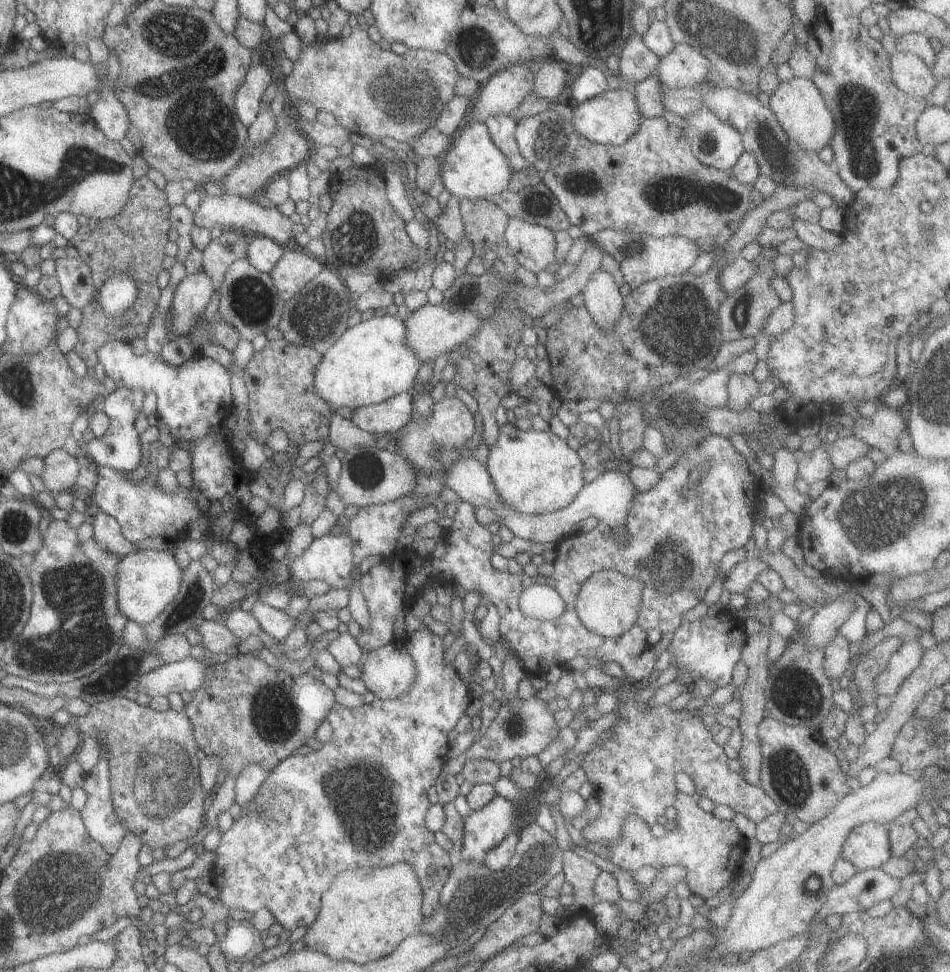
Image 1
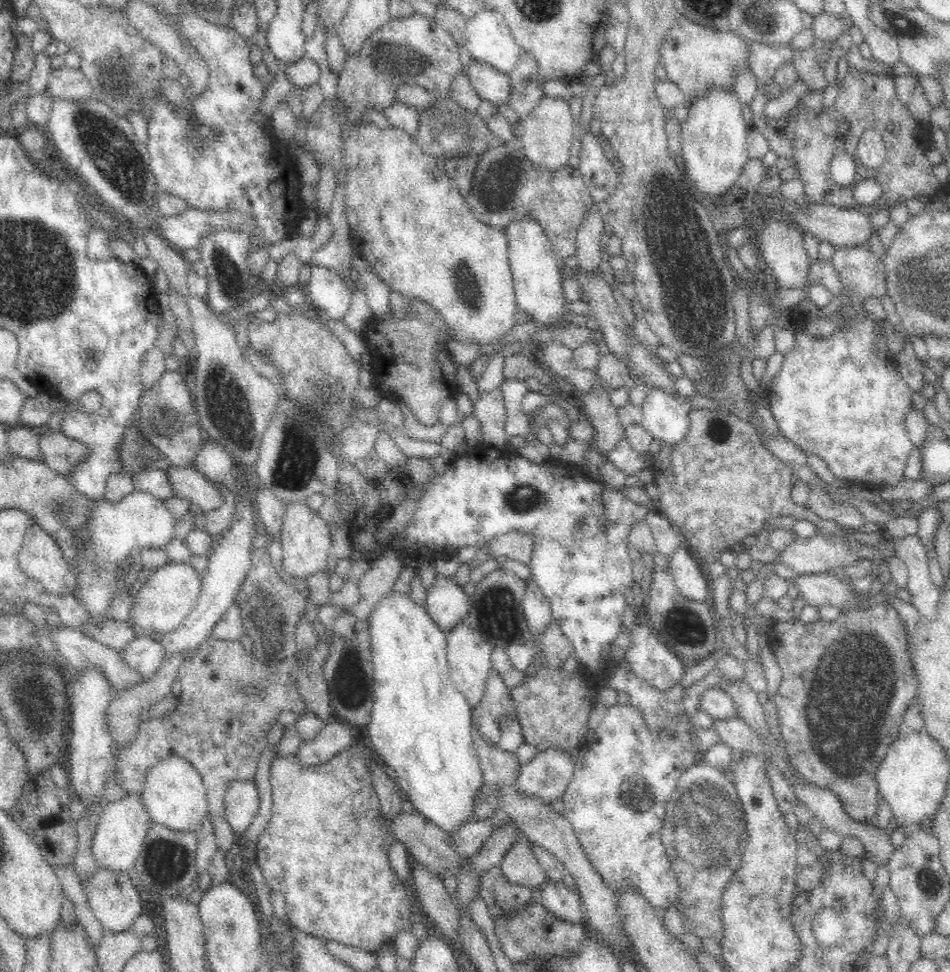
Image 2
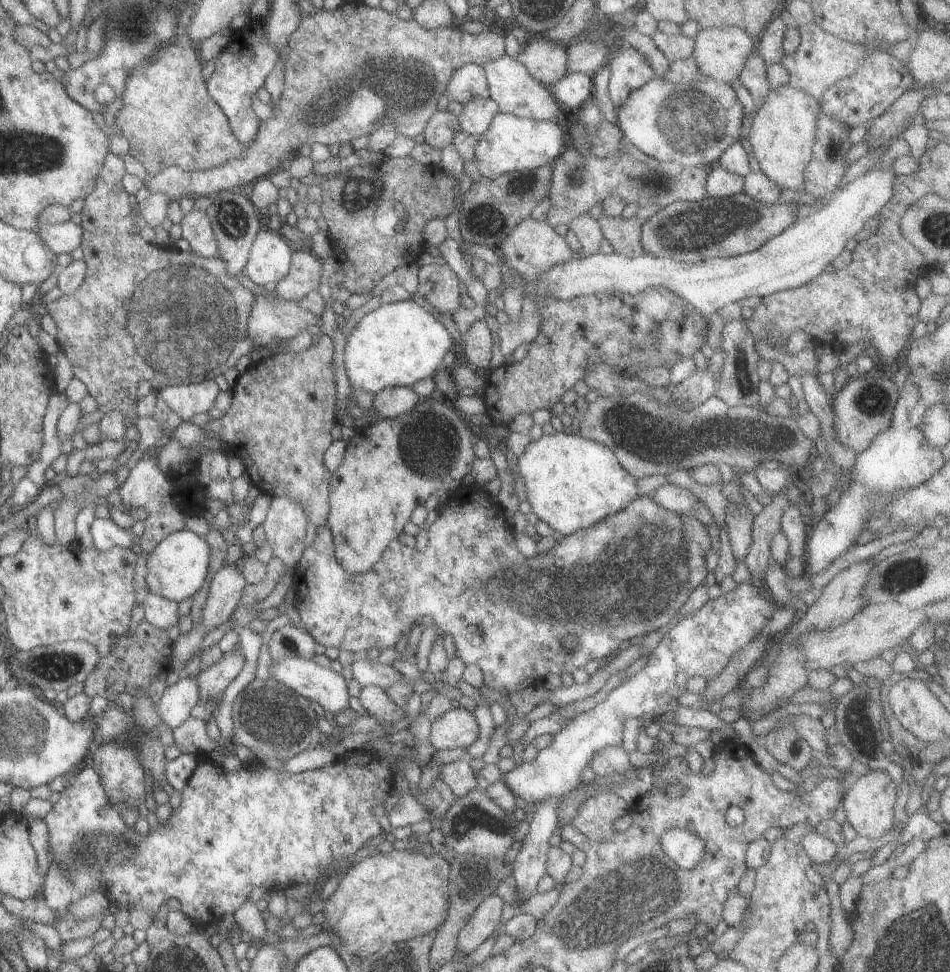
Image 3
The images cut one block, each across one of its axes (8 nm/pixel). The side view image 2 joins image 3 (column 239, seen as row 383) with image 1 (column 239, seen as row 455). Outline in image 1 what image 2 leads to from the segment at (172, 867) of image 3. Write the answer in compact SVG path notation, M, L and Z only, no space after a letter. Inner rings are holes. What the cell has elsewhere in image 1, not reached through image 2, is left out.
M421 628L417 632L407 633L407 636L402 639L407 655L415 668L415 675L408 690L396 698L374 699L370 704L363 704L359 708L345 708L345 705L334 703L324 719L329 722L331 729L333 729L331 738L327 742L323 742L319 746L319 750L313 750L309 754L303 754L303 756L294 752L288 758L281 760L268 772L267 778L261 782L253 799L241 807L239 816L233 820L229 830L220 834L218 846L214 849L215 860L213 860L213 868L209 871L209 876L211 876L212 884L216 889L216 900L229 911L243 910L254 914L259 908L264 907L271 912L275 923L281 925L284 930L291 931L299 926L309 926L311 922L315 921L317 912L319 912L319 898L329 888L335 874L339 874L341 870L347 870L347 868L355 868L355 866L365 866L365 868L367 866L385 866L385 864L394 864L398 861L410 865L418 879L422 891L421 915L427 917L434 909L438 908L438 893L447 879L451 857L449 853L443 851L434 842L433 833L424 826L424 815L430 806L426 798L426 791L435 783L442 772L446 759L445 753L448 748L446 734L464 715L471 698L453 666L442 660L444 654L441 647L442 638L434 635L427 628Z

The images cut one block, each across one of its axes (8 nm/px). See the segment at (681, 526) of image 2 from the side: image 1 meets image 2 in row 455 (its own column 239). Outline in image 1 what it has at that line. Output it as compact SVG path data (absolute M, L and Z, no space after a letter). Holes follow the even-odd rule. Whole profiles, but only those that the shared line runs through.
M237 654L236 656L232 656L229 660L223 663L215 663L210 668L210 672L208 673L208 678L204 681L202 686L199 686L197 690L191 692L192 698L189 702L185 703L183 706L183 712L187 716L189 723L192 727L192 734L194 739L194 744L196 745L196 749L200 749L205 753L205 755L212 755L213 753L218 756L218 760L220 763L220 769L223 771L227 771L227 775L224 778L223 782L216 786L213 790L215 794L213 794L213 800L211 800L211 804L209 804L209 808L207 808L207 812L204 815L204 824L197 833L196 837L203 838L203 836L208 832L209 829L216 827L216 817L219 812L226 811L229 806L234 802L234 792L232 790L234 786L234 779L237 774L243 769L243 766L246 766L248 763L257 764L261 766L265 771L271 771L281 760L288 758L292 753L295 752L296 748L304 745L305 738L315 738L313 732L318 724L320 724L327 715L327 712L331 709L331 706L335 703L334 695L329 688L326 688L318 679L313 678L309 673L301 674L295 678L291 678L286 672L282 671L280 668L273 668L267 666L256 654Z

